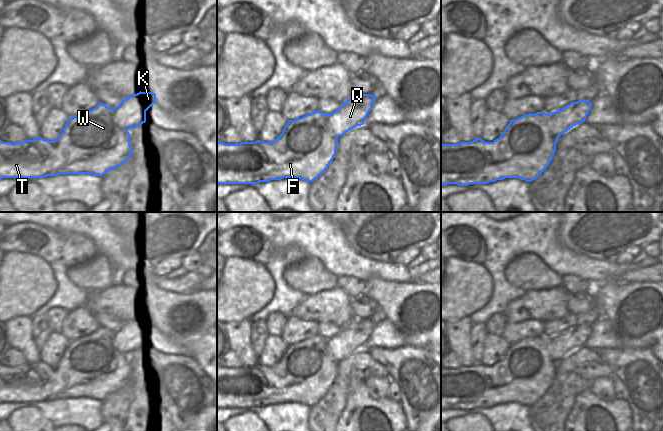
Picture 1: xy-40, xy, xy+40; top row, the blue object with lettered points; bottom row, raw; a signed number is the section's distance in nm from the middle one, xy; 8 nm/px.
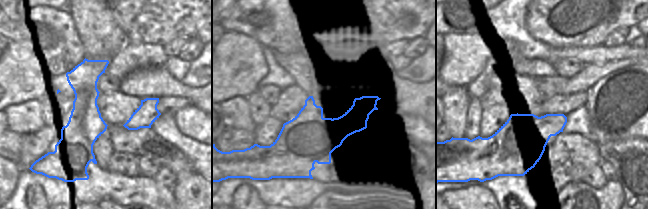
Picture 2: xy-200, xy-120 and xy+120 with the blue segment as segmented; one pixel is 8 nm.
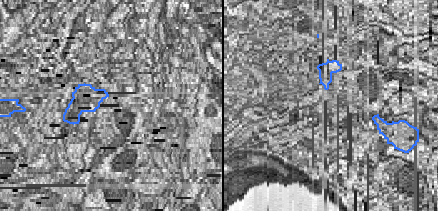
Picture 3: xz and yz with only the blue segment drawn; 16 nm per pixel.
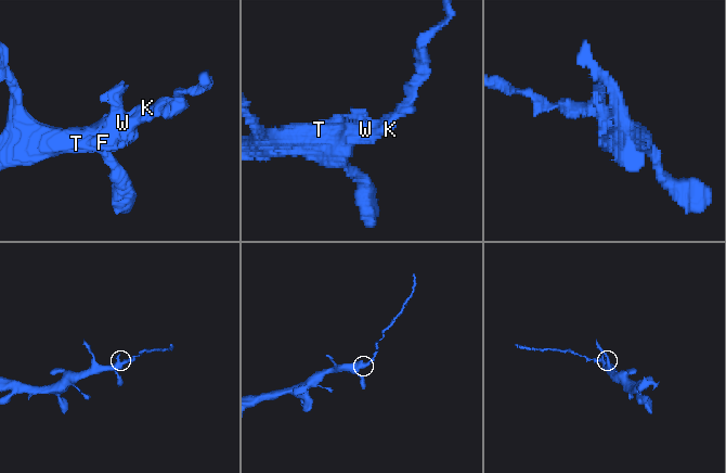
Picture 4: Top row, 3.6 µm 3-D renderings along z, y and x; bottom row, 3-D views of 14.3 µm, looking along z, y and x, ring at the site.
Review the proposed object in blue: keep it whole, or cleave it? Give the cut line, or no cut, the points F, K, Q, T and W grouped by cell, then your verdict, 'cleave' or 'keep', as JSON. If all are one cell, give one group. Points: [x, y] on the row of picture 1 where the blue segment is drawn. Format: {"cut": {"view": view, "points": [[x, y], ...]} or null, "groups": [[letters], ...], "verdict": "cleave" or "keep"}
{"cut": {"view": "xy-40", "points": [[113, 108], [113, 147]]}, "groups": [["F", "T", "W"], ["K", "Q"]], "verdict": "cleave"}

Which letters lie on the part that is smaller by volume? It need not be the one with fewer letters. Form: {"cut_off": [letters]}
{"cut_off": ["K", "Q"]}

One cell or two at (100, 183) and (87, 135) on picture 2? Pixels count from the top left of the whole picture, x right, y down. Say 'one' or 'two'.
one

